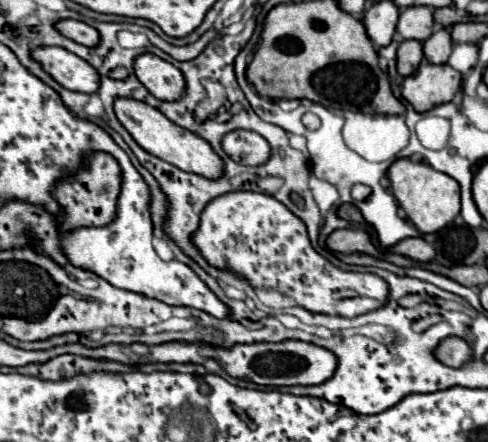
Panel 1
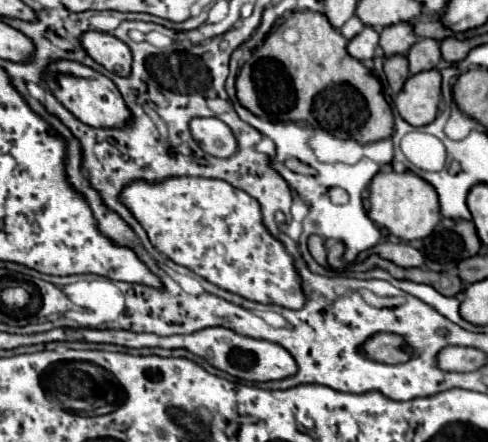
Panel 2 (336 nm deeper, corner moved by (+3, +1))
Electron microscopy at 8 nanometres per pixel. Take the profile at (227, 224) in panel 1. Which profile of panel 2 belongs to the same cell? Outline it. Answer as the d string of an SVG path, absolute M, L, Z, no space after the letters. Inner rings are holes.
M167 177L155 183L143 179L131 181L121 189L119 199L141 223L151 245L177 265L183 265L209 283L241 295L249 301L257 301L263 305L281 305L287 309L303 307L305 297L301 295L301 279L297 275L297 269L293 267L293 259L285 251L285 247L281 247L281 243L273 239L269 231L265 231L265 225L261 223L261 207L245 191L221 179Z

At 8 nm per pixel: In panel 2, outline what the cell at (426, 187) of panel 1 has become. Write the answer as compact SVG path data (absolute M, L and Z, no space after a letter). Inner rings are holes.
M391 169L379 171L371 185L369 185L369 203L367 203L367 215L371 221L387 229L391 235L399 237L401 241L413 241L413 239L425 239L431 235L435 225L439 223L439 203L437 203L437 193L429 183L425 183L419 175L415 173L395 173Z

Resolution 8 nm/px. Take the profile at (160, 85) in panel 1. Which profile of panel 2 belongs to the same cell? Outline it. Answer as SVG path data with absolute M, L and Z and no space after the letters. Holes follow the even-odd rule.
M85 31L81 35L81 47L91 59L103 65L107 71L113 71L121 77L127 77L131 71L131 51L117 37L101 31Z

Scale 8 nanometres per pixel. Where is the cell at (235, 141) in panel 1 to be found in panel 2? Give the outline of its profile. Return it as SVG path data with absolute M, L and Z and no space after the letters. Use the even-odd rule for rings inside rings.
M195 117L189 123L189 129L199 147L209 155L229 157L233 155L233 151L237 151L237 141L233 139L233 133L217 117Z

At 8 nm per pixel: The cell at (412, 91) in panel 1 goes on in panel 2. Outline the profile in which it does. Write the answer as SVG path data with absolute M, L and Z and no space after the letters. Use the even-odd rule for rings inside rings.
M431 69L417 73L405 81L401 93L395 97L395 107L409 125L423 127L435 119L439 99L441 73L437 69Z

